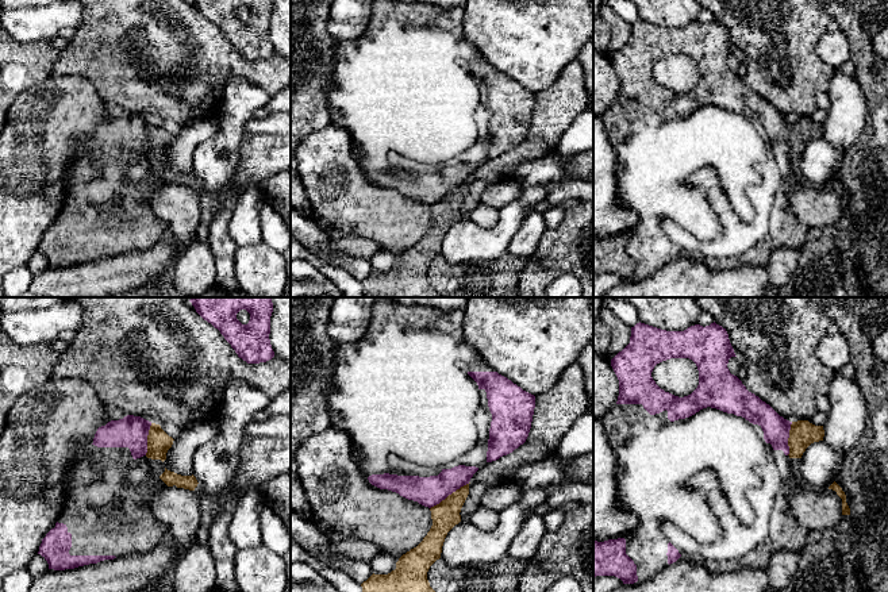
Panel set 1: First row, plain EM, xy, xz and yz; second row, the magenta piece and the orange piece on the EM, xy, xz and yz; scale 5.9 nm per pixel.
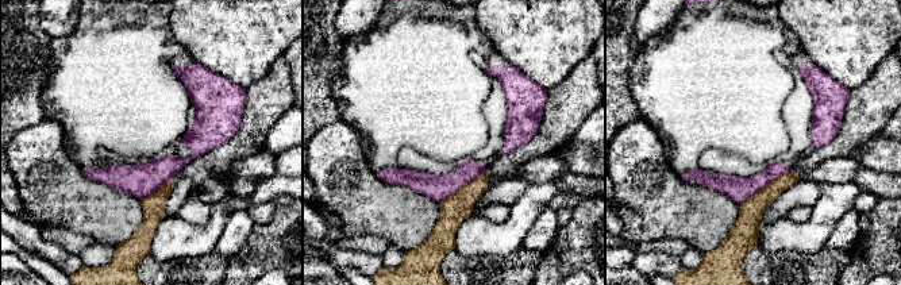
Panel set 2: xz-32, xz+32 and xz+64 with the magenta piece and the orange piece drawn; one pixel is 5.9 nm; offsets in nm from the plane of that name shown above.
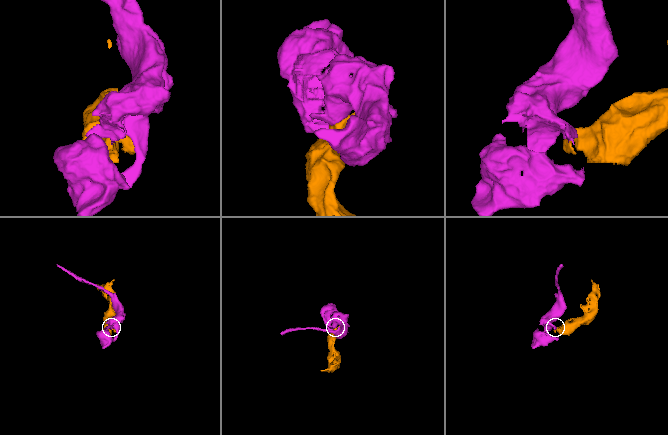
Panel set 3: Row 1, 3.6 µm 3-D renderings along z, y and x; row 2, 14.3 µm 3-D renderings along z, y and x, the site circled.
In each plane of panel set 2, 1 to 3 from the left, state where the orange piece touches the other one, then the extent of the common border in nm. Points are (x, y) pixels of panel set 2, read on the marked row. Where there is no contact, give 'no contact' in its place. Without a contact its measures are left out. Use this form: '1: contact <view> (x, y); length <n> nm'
1: contact xz-32 (156, 191); length 220 nm
2: contact xz+32 (461, 187); length 320 nm
3: contact xz+64 (763, 187); length 360 nm

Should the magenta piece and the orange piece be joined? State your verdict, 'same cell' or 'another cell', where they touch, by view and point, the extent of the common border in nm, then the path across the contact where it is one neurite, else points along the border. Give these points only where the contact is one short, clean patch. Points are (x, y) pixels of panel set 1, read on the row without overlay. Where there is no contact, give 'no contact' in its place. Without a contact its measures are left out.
another cell; meets magenta in xz at (449, 191); contact 280 nm long; border along xz (469, 180), (457, 185), (430, 206)

